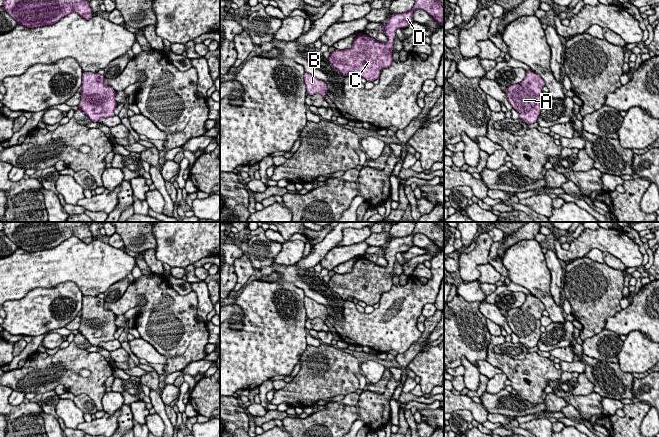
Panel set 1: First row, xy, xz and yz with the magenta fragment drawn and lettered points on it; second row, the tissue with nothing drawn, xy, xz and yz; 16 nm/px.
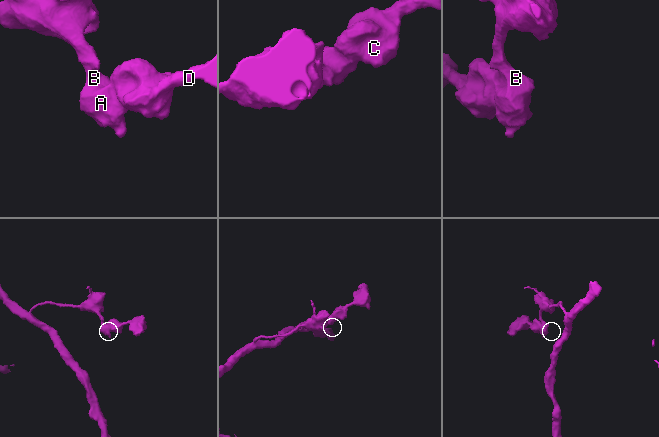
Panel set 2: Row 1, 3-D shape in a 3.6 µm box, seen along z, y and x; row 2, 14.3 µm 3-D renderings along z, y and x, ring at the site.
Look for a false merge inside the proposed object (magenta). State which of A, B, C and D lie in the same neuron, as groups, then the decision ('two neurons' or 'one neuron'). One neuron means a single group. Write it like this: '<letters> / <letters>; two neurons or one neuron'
A B C D; one neuron

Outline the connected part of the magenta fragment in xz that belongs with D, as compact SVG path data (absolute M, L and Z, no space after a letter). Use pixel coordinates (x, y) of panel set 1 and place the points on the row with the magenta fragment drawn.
M415 0L411 11L393 14L387 23L381 25L387 37L386 43L359 33L349 49L335 49L328 61L345 77L351 73L367 81L379 79L381 71L390 67L393 62L395 31L414 22L413 13L416 9L424 10L438 24L444 26L444 0Z

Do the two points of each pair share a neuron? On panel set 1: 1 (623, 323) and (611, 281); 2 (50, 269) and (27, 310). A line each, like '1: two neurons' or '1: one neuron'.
1: two neurons
2: two neurons

